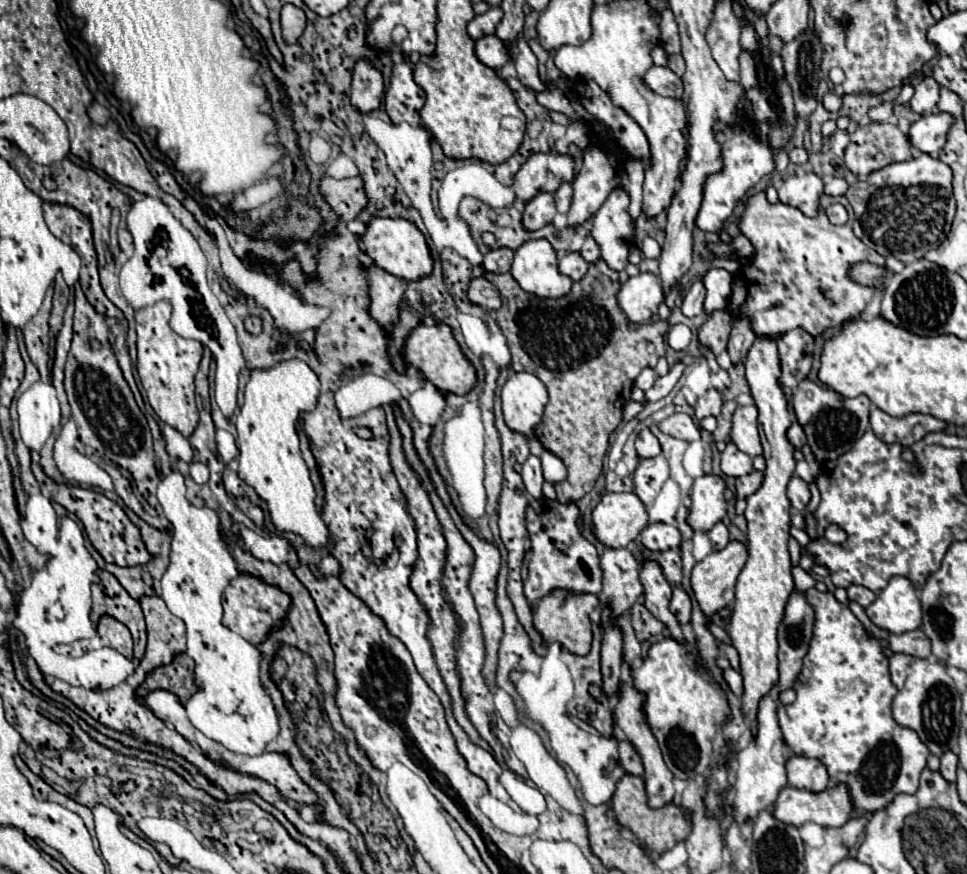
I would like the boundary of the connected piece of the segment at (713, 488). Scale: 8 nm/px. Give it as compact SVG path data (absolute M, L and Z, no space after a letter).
M704 474L694 480L690 490L692 510L688 522L694 530L710 530L718 520L726 516L726 482L722 476Z

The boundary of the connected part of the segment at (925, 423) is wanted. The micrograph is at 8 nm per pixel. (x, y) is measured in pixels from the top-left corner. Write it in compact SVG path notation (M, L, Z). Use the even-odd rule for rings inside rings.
M872 404L870 426L872 426L872 432L886 444L898 442L902 446L912 446L914 442L922 440L926 434L944 430L946 422L926 414L908 414L904 418L894 418Z

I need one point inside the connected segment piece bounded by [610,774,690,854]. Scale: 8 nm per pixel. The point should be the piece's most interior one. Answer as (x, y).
(660, 828)

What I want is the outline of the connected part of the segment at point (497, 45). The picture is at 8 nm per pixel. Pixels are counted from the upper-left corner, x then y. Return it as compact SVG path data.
M486 36L476 40L476 56L482 64L496 70L510 62L510 48L498 36Z

